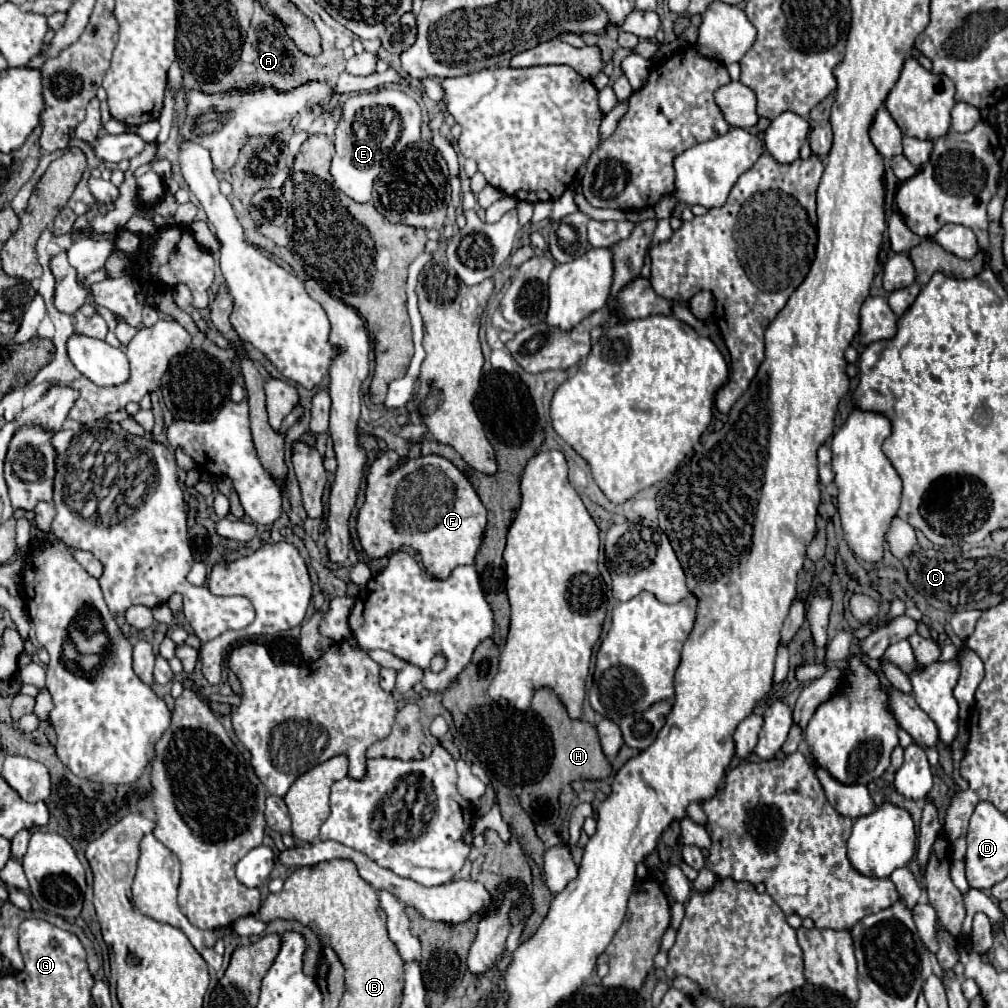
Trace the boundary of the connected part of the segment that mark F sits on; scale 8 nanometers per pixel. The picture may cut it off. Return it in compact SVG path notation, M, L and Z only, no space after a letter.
M386 450L367 470L365 502L357 519L357 533L365 553L377 559L393 551L399 551L401 545L409 545L421 553L425 569L437 579L449 577L449 573L457 565L471 565L481 545L485 523L487 523L487 509L483 507L473 485L451 461L439 455L417 457L417 459L409 459L401 467L399 465L401 465L401 457L392 450Z

